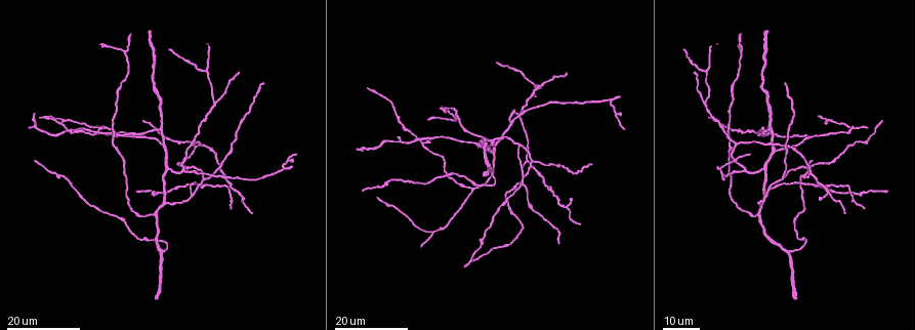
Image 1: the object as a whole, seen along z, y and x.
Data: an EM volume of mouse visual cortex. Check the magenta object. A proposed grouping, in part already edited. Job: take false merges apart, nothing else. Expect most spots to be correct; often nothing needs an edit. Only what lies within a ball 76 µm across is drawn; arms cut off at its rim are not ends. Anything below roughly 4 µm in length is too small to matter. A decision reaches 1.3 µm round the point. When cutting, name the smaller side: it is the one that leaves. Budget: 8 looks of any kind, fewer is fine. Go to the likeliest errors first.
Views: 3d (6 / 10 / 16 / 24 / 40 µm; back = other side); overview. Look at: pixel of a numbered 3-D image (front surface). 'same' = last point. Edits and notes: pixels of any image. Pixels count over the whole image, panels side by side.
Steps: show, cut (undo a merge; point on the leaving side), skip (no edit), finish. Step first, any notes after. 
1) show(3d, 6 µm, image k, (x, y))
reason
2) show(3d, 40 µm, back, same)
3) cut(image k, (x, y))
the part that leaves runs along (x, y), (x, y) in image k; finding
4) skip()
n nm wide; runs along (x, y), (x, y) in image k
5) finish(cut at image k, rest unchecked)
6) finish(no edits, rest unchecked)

show(3d, 16 µm, image 1, (767, 194))
side arm on a straight run

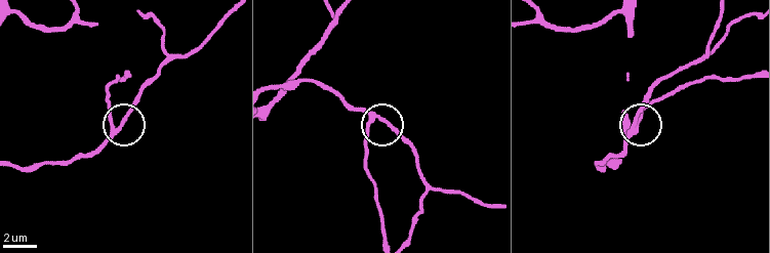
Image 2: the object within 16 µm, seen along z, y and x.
show(3d, 10 µm, image 2, (111, 126))

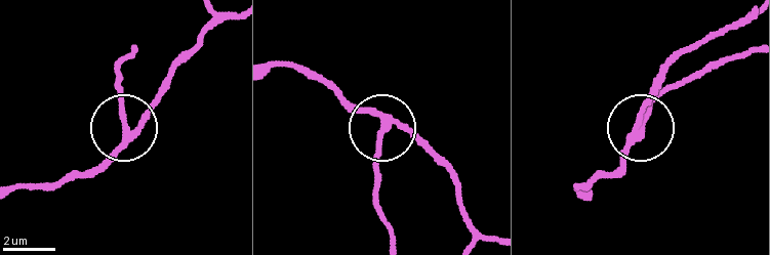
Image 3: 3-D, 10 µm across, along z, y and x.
show(3d, 10 µm, back, image 3, (386, 123))

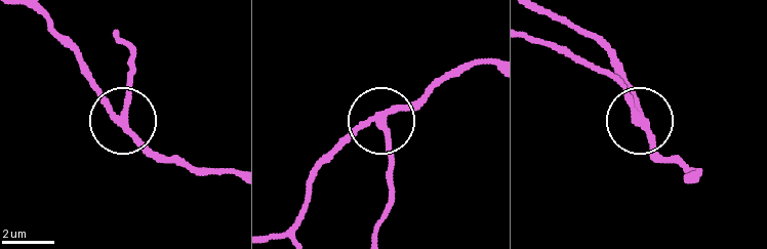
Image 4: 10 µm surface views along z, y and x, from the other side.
skip()
runs along (235, 172), (168, 161), (129, 124), (122, 104), (129, 67) in image 4; one neuron here

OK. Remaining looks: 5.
show(3d, 16 µm, image 1, (214, 104))
a fork

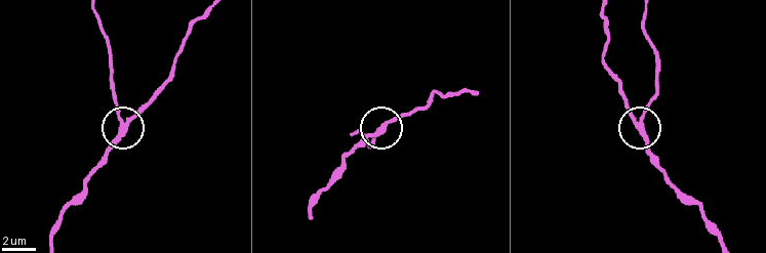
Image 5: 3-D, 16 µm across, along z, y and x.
show(3d, 10 µm, image 5, (636, 124))

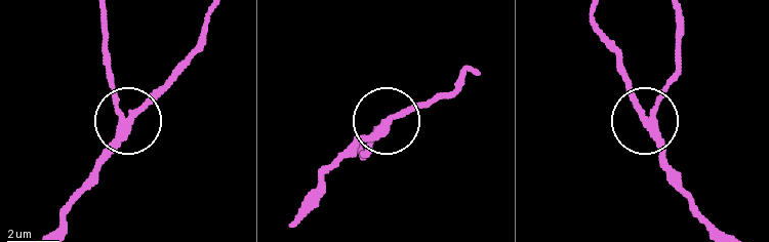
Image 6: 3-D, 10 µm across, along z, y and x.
skip()
270 nm wide; one neuron here

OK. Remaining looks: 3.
show(3d, 24 µm, image 1, (104, 127))
a fork

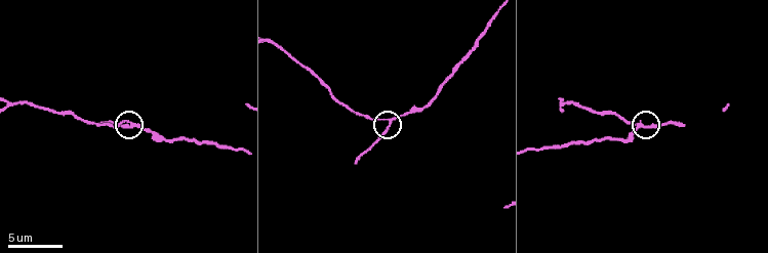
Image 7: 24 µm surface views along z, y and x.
show(3d, 10 µm, image 7, (389, 121))

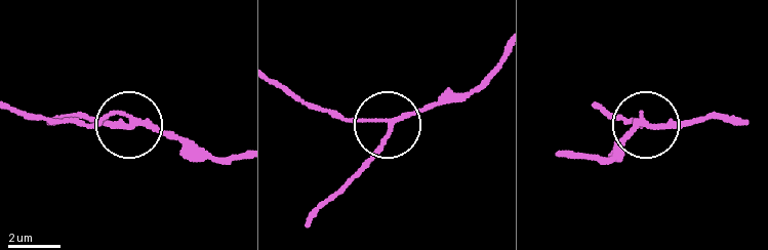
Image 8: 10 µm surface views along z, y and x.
skip()
160 nm wide; runs along (496, 66), (470, 89), (397, 118), (353, 175) in image 8; all the same neuron

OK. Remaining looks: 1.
finish(no edits, rest unchecked)

